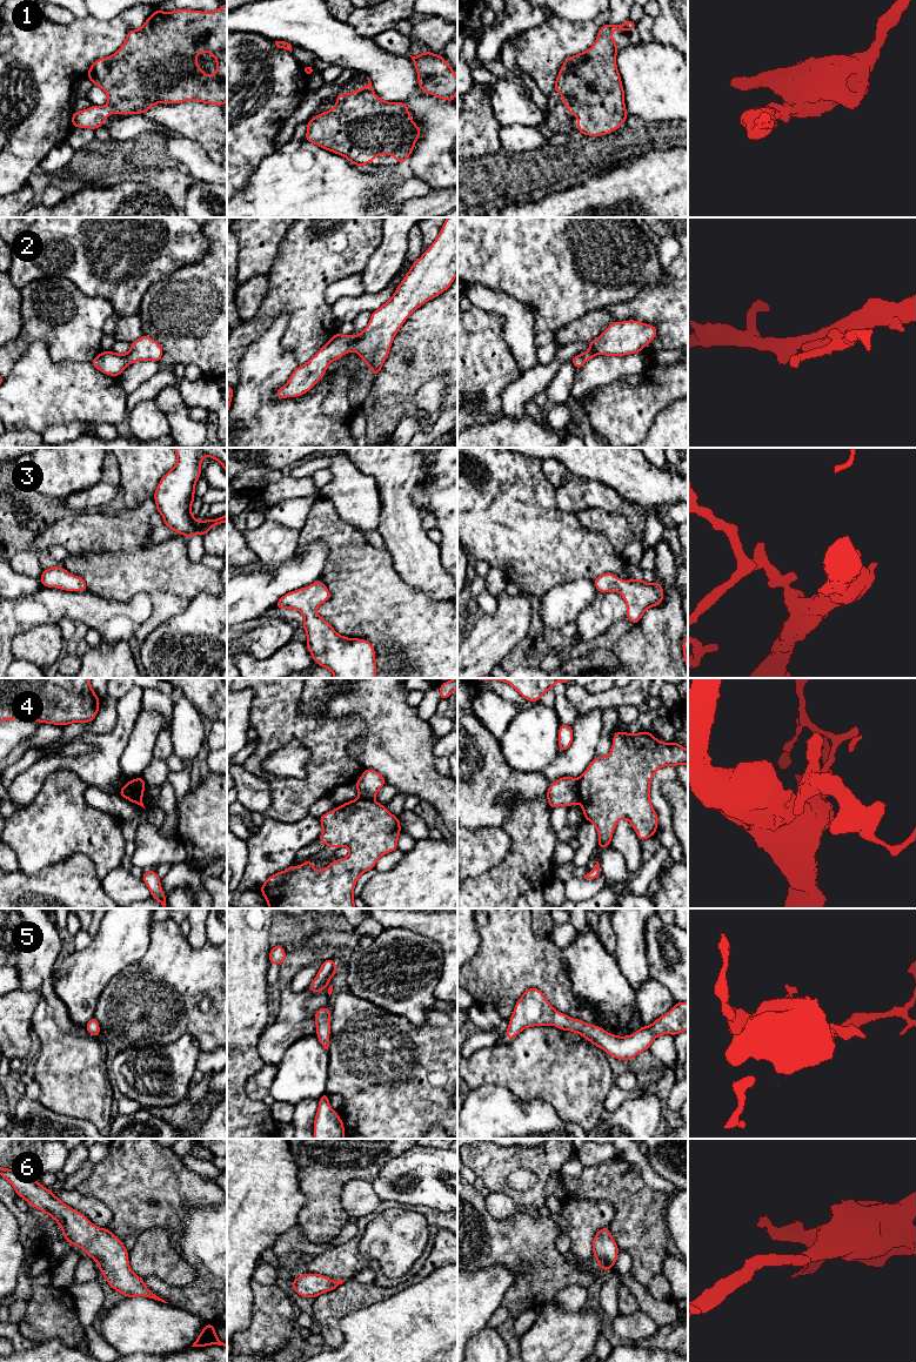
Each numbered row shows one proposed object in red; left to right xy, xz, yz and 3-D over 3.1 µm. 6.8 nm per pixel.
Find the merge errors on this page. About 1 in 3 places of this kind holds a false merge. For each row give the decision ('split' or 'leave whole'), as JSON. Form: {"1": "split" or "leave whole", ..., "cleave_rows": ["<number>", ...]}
{"1": "leave whole", "2": "leave whole", "3": "leave whole", "4": "split", "5": "leave whole", "6": "leave whole", "cleave_rows": ["4"]}

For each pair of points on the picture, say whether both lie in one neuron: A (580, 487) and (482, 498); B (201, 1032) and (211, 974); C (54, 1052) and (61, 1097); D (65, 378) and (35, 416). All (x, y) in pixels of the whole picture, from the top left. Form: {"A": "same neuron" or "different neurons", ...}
{"A": "different neurons", "B": "same neuron", "C": "same neuron", "D": "same neuron"}

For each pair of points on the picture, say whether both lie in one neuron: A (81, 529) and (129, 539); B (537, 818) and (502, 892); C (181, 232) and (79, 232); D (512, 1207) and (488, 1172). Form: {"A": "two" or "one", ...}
{"A": "one", "B": "one", "C": "one", "D": "two"}

